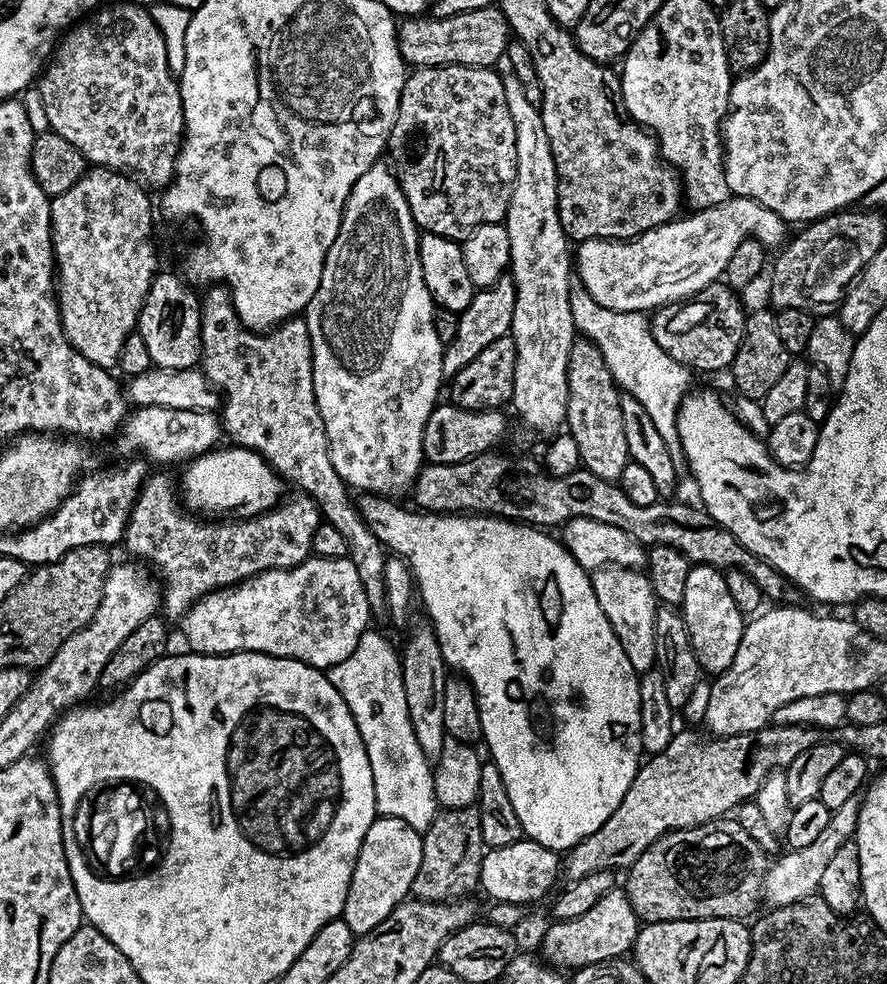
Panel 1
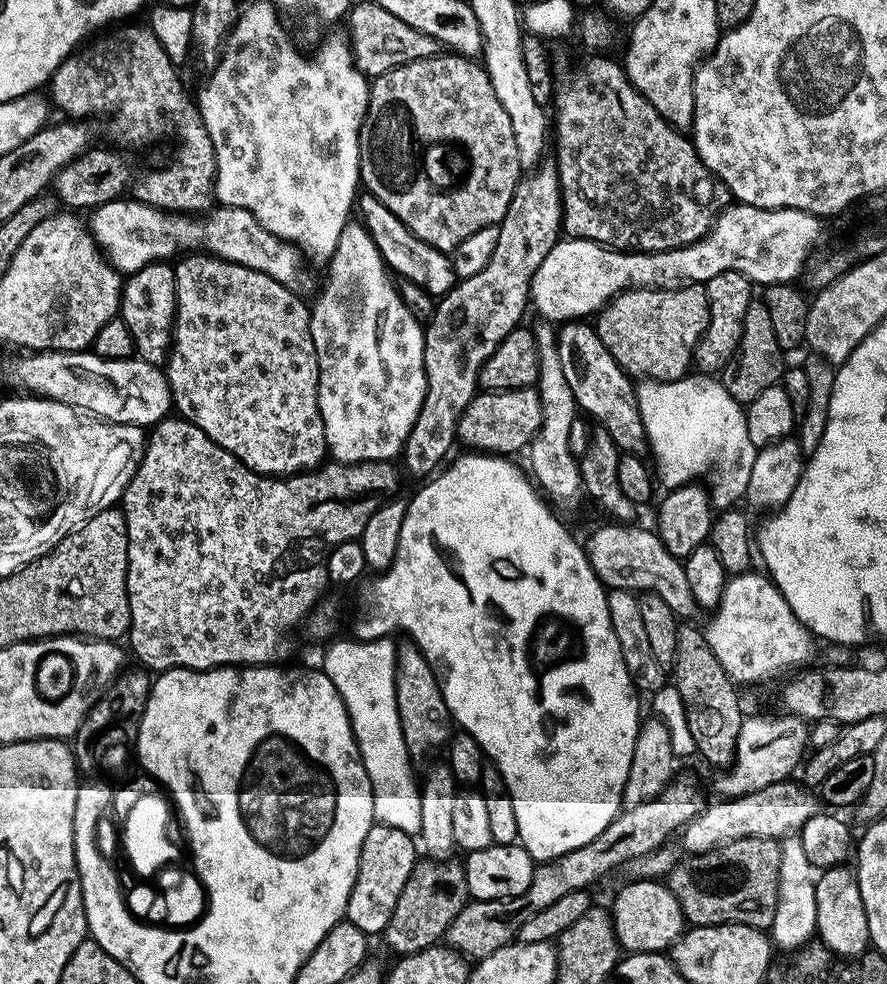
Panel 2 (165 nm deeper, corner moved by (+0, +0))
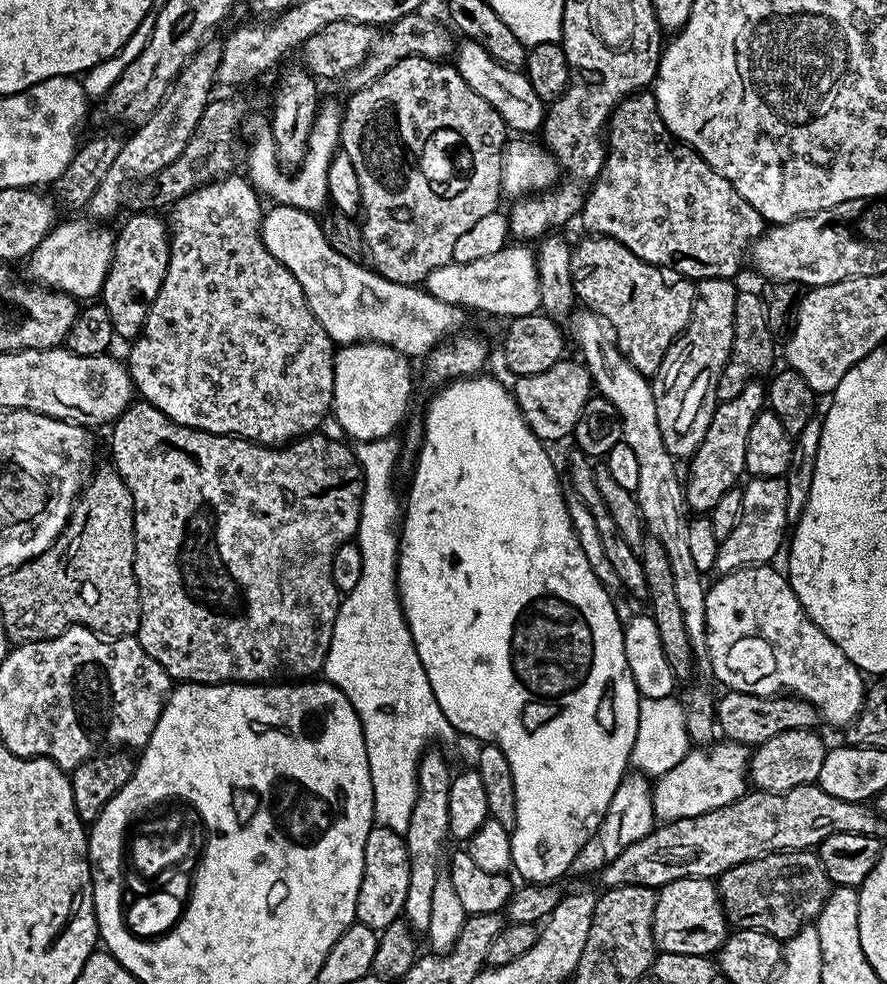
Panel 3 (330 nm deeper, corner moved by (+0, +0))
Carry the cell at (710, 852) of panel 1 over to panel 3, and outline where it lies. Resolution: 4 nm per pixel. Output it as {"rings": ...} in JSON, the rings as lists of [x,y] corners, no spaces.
{"rings":[[[812,850],[798,852],[771,852],[769,856],[759,856],[757,860],[747,860],[718,877],[720,904],[724,908],[724,918],[733,929],[749,928],[770,934],[774,939],[785,942],[798,934],[804,925],[811,925],[822,910],[826,898],[834,885],[822,866],[819,855]]]}

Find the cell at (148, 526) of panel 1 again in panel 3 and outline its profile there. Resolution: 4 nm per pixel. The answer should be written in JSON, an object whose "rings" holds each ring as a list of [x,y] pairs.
{"rings":[[[140,398],[129,404],[128,409],[120,415],[120,419],[111,425],[112,431],[112,460],[117,472],[126,482],[130,490],[130,498],[134,502],[134,530],[136,531],[136,561],[134,562],[134,574],[138,582],[140,591],[140,630],[138,639],[142,650],[154,658],[168,671],[169,676],[176,682],[187,682],[190,684],[262,684],[265,682],[280,682],[285,678],[312,678],[321,671],[326,662],[326,654],[330,650],[330,638],[334,630],[334,621],[340,609],[342,593],[334,586],[332,577],[332,563],[334,562],[334,550],[342,546],[347,540],[355,537],[360,525],[360,503],[364,497],[364,472],[360,469],[360,464],[356,460],[356,453],[343,439],[331,440],[328,436],[321,434],[309,434],[302,436],[298,440],[291,441],[283,446],[269,446],[266,444],[256,444],[253,440],[242,440],[239,436],[219,436],[213,432],[203,432],[197,428],[187,428],[181,424],[176,424],[169,416],[162,414],[153,404]]]}

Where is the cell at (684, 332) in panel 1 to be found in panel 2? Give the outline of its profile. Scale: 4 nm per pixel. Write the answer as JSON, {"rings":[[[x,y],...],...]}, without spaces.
{"rings":[[[688,282],[674,288],[632,288],[628,292],[619,292],[611,302],[600,309],[595,317],[594,327],[598,338],[602,338],[602,346],[610,350],[612,357],[629,376],[669,381],[689,375],[694,364],[696,345],[704,337],[709,318],[707,287],[700,282]]]}

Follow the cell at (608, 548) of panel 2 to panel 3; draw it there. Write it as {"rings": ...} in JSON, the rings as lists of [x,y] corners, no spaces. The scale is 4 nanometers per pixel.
{"rings":[[[756,564],[752,568],[739,568],[736,572],[723,573],[719,577],[720,581],[708,588],[708,593],[706,594],[707,663],[712,663],[713,674],[725,684],[723,686],[725,689],[734,692],[745,692],[746,694],[758,694],[759,696],[779,696],[781,693],[798,696],[800,699],[810,702],[816,707],[816,711],[819,712],[820,719],[825,725],[828,723],[847,726],[856,719],[856,715],[860,713],[860,707],[864,705],[864,697],[866,695],[865,677],[862,675],[860,669],[854,666],[854,662],[850,662],[846,658],[846,654],[842,654],[840,647],[806,615],[804,607],[800,605],[798,598],[794,594],[794,590],[790,586],[787,575],[783,571],[775,572],[774,569],[775,567],[767,564]]]}

